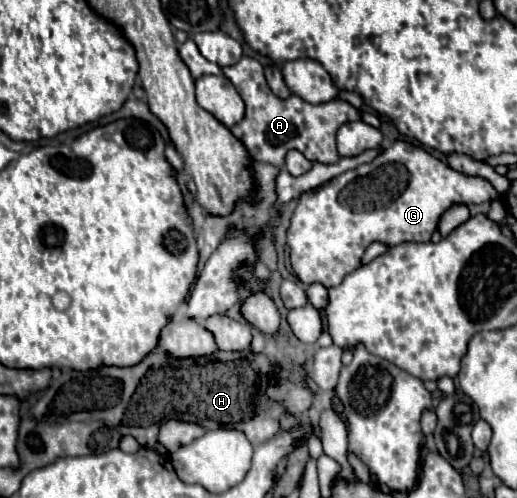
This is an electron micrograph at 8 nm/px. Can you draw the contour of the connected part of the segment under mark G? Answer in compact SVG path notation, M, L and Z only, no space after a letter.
M396 140L386 146L384 152L370 164L362 164L356 170L342 172L334 180L300 196L288 228L292 270L306 286L316 282L324 288L338 286L346 278L346 274L362 266L364 250L372 242L382 242L386 246L396 246L402 242L430 242L432 232L436 230L438 220L446 208L450 208L452 204L482 204L496 198L498 192L486 178L462 174L430 152L422 150L420 146L406 140Z

